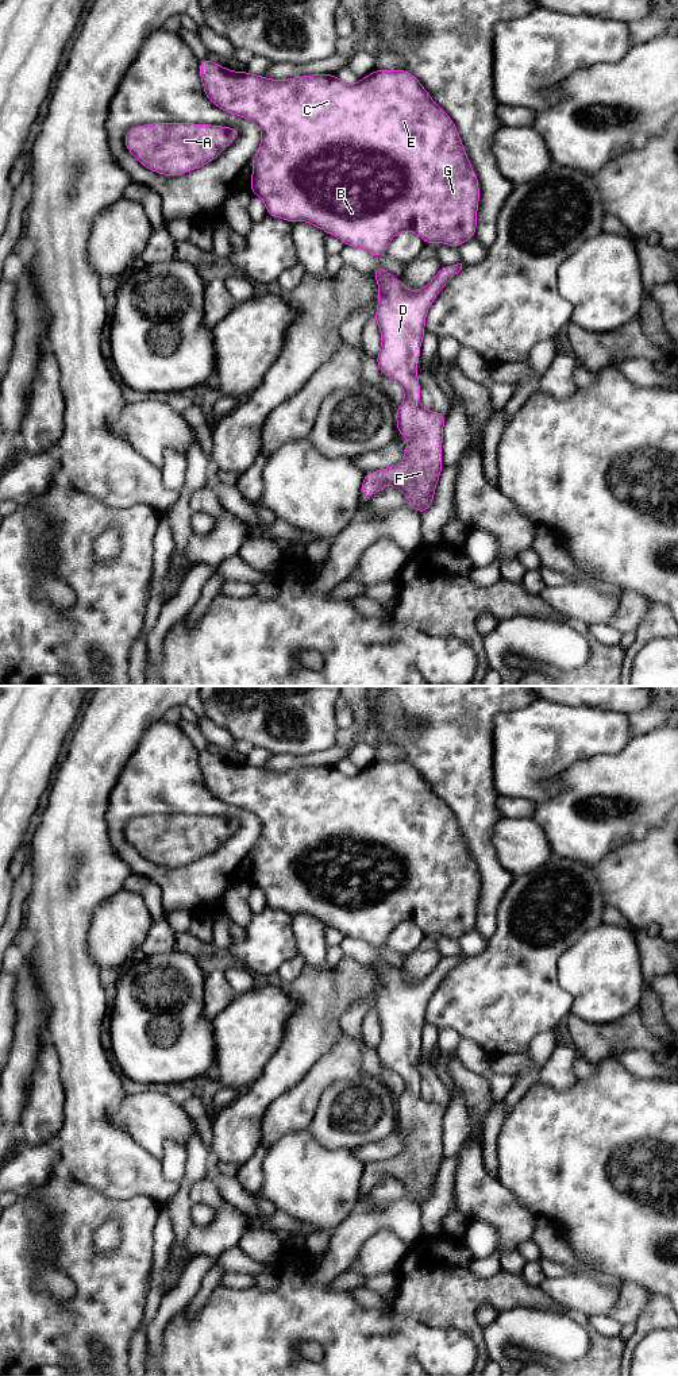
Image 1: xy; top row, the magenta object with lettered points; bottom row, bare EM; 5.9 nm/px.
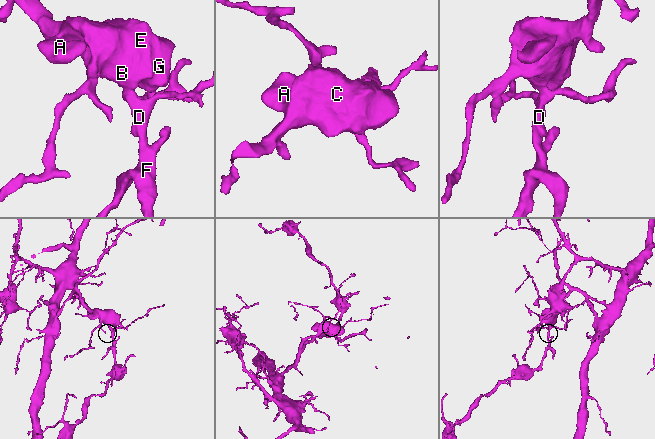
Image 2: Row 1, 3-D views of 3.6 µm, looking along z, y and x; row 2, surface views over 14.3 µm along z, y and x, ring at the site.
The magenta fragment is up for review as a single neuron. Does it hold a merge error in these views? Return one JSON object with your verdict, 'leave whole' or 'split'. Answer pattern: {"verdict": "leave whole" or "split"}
{"verdict": "leave whole"}

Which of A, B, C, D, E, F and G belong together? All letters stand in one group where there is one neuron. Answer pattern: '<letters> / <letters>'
A B C D E F G

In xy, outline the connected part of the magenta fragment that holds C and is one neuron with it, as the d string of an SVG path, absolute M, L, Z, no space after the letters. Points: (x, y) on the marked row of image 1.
M205 58L199 62L204 93L208 100L227 113L232 113L255 123L262 132L261 144L251 158L253 176L250 190L259 196L266 205L266 215L290 223L308 221L321 231L339 238L346 246L358 247L378 258L386 253L390 240L401 231L412 231L425 244L444 243L458 248L475 236L479 185L475 171L467 158L457 126L446 111L438 105L421 82L408 70L373 70L357 84L347 85L336 74L311 74L288 80L271 80L249 72L234 72Z

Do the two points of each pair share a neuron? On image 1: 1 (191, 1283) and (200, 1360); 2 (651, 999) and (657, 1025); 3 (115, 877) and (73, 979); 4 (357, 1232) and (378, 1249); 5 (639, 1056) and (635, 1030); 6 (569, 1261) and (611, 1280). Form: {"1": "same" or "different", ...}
{"1": "different", "2": "same", "3": "same", "4": "different", "5": "different", "6": "same"}

